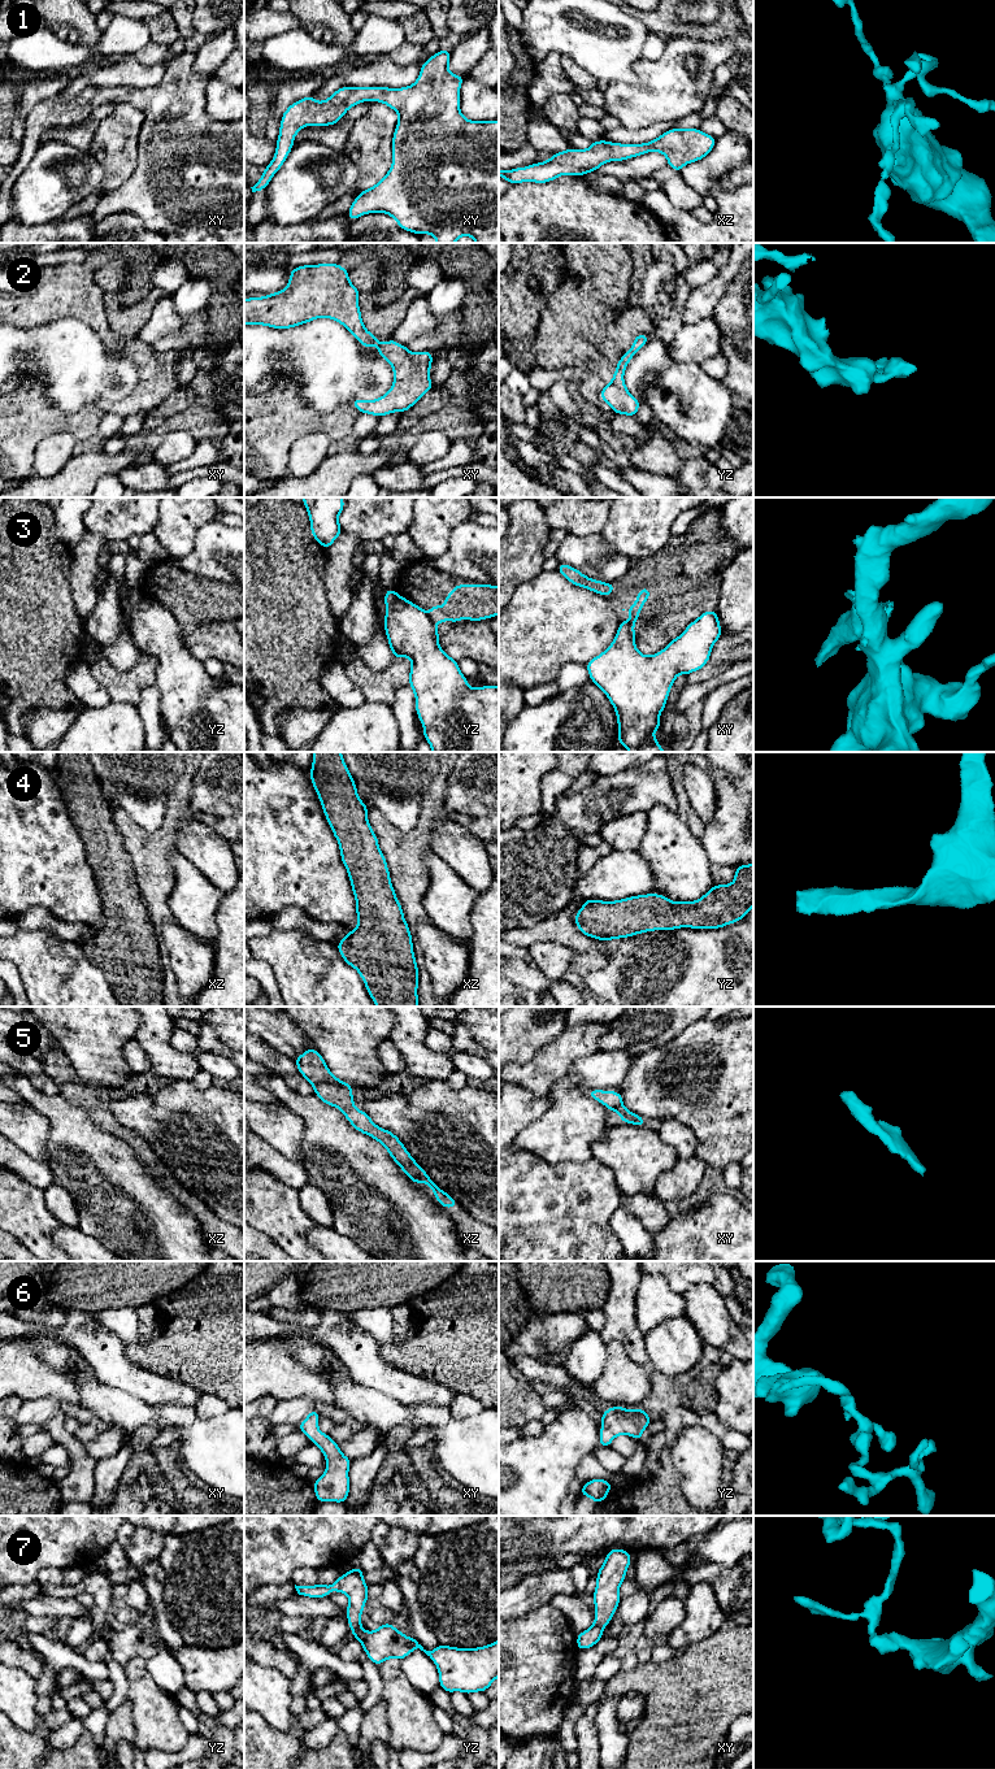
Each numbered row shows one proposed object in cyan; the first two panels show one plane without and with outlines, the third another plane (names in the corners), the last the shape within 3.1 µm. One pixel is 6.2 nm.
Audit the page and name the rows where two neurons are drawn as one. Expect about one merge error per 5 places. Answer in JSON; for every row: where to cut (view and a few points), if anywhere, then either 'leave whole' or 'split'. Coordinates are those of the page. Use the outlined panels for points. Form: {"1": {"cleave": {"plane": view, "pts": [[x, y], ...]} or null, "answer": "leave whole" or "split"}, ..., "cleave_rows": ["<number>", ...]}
{"1": {"cleave": null, "answer": "leave whole"}, "2": {"cleave": null, "answer": "leave whole"}, "3": {"cleave": {"plane": "yz", "pts": [[430, 618], [434, 625]]}, "answer": "split"}, "4": {"cleave": null, "answer": "leave whole"}, "5": {"cleave": null, "answer": "leave whole"}, "6": {"cleave": null, "answer": "leave whole"}, "7": {"cleave": null, "answer": "leave whole"}, "cleave_rows": ["3"]}

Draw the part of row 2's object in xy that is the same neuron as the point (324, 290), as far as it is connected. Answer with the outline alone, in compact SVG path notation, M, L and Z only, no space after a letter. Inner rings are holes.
M339 264L303 265L290 271L286 288L244 299L244 325L291 329L322 317L342 323L361 345L377 344L377 353L394 370L394 383L386 395L372 401L355 399L352 405L360 413L379 417L404 413L433 388L433 352L413 353L394 339L381 343L364 326L359 296L348 270Z

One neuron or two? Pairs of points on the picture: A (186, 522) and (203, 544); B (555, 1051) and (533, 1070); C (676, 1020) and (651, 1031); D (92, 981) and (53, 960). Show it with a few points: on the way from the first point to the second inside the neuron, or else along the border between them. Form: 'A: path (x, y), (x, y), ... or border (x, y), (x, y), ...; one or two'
A: border (213, 520), (198, 530), (194, 547), (177, 559); two
B: path (550, 1056), (538, 1068); one
C: path (669, 1020), (663, 1020), (657, 1025); one
D: path (83, 981), (72, 972), (62, 969); one

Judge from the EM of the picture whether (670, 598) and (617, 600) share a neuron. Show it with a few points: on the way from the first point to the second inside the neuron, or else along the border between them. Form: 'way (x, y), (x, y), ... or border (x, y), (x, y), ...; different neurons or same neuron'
way (657, 598), (630, 598); same neuron

